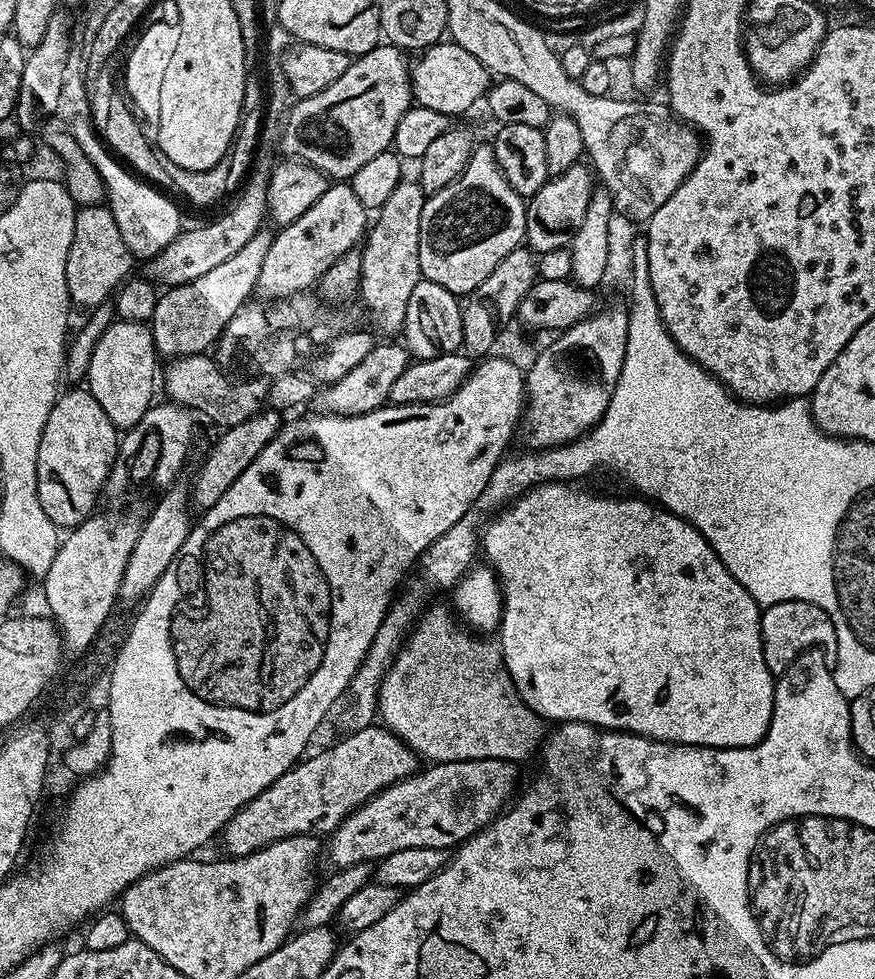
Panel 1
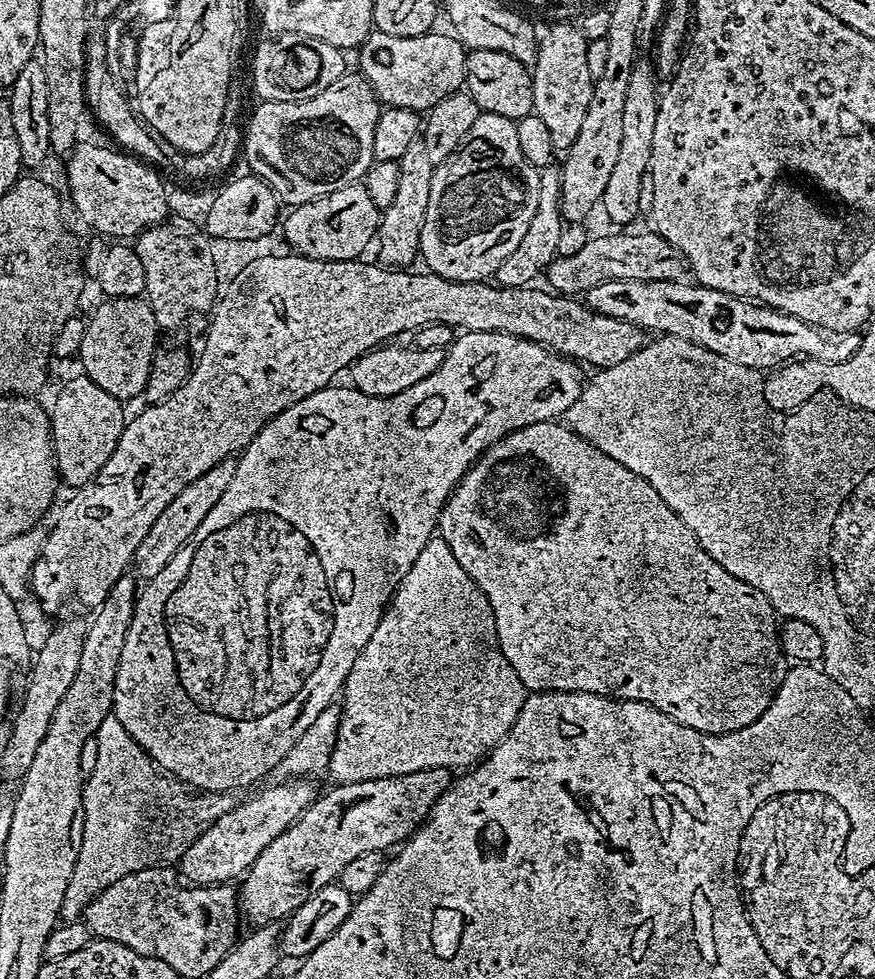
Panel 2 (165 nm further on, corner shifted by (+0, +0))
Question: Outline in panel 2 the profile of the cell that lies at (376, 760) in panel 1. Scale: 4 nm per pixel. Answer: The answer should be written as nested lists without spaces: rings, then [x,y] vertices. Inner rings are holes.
[[[288,778],[276,783],[280,784],[234,806],[222,818],[215,820],[189,848],[179,853],[179,875],[184,875],[183,879],[189,885],[224,886],[229,882],[239,881],[258,858],[258,854],[262,854],[262,850],[266,850],[266,846],[270,846],[270,842],[278,838],[278,834],[285,832],[318,795],[318,789],[308,778]]]

